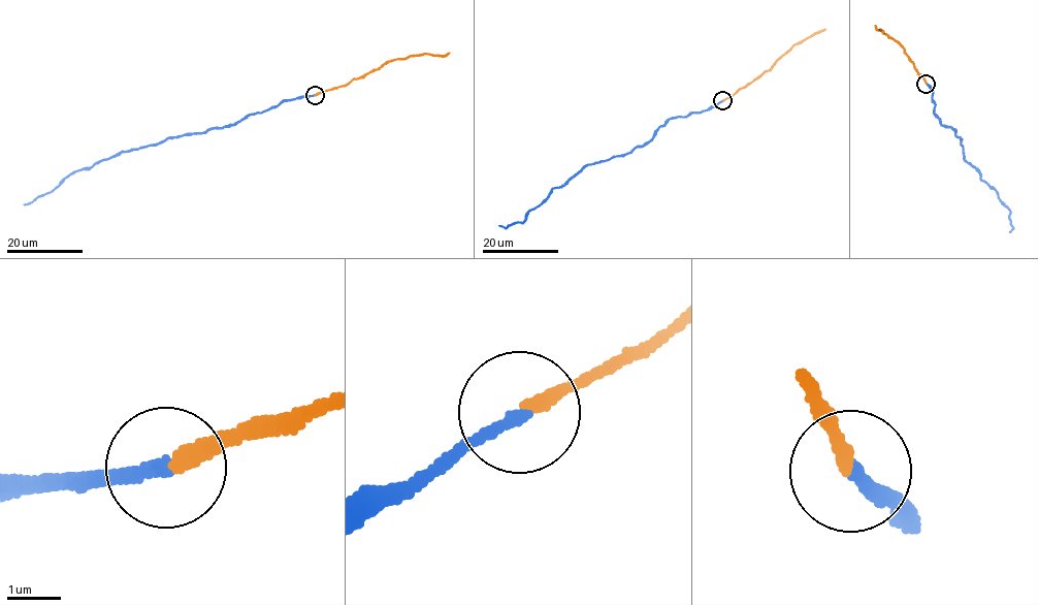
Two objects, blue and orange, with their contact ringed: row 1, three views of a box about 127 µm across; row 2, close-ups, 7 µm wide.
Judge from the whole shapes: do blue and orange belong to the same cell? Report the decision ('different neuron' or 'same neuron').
same neuron

